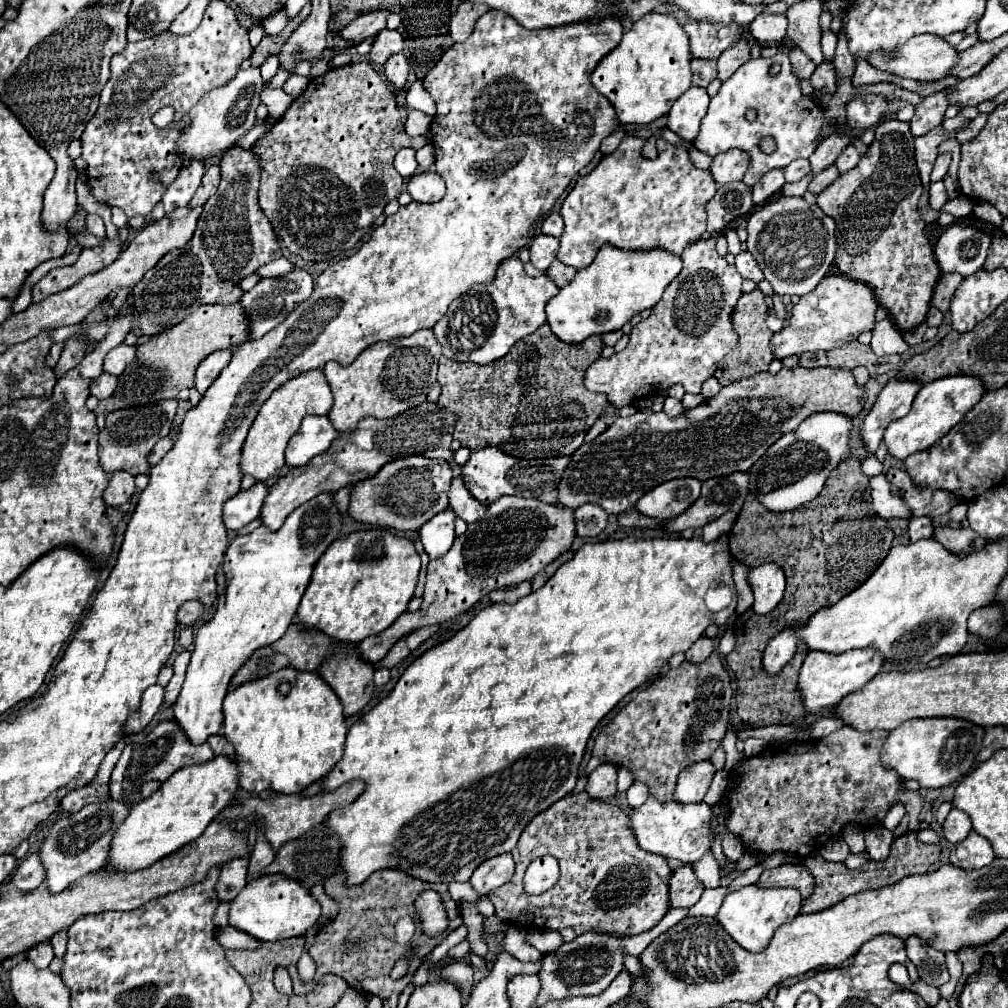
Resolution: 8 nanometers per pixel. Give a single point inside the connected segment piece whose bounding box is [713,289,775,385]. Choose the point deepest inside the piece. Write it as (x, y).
(754, 352)

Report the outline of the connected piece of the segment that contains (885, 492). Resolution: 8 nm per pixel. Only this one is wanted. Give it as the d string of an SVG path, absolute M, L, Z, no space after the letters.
M885 475L871 477L873 509L883 519L911 519L911 511L903 501L899 489L887 481Z

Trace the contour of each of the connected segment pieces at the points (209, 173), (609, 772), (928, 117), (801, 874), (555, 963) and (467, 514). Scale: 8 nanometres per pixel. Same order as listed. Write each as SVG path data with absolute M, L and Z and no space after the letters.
M209 167L203 175L203 181L199 185L199 189L195 191L193 199L189 205L203 205L219 187L219 181L221 181L221 167Z
M599 765L587 781L585 791L593 799L609 799L617 795L617 769L613 765Z
M937 91L937 93L931 93L929 97L923 97L923 101L919 105L915 105L915 115L909 121L911 135L921 137L921 135L929 133L929 129L941 125L943 113L947 107L949 107L949 103L945 97L945 91Z
M779 865L775 869L765 869L757 881L757 885L761 887L793 887L801 893L803 901L809 899L809 895L813 893L815 881L813 875L801 865Z
M671 909L659 921L659 925L633 937L617 937L617 935L613 937L611 933L603 933L603 931L587 931L577 939L573 939L571 943L563 943L557 951L547 953L543 959L543 965L539 971L541 991L537 997L537 1005L543 1005L545 1001L557 1001L557 999L567 999L577 995L599 995L617 977L617 973L623 971L625 955L639 957L657 935L677 925L685 915L687 915L687 909Z
M455 477L451 481L451 489L449 489L449 507L455 511L457 517L461 517L465 523L475 523L479 521L479 517L485 513L485 505L479 503L477 499L473 499L473 495L469 495L465 483L461 481L461 477Z

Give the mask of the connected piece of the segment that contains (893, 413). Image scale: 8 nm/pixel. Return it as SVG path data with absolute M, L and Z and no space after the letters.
M889 379L889 383L879 393L875 407L869 411L861 427L861 437L871 453L875 453L887 425L909 413L919 389L921 383L917 379Z

